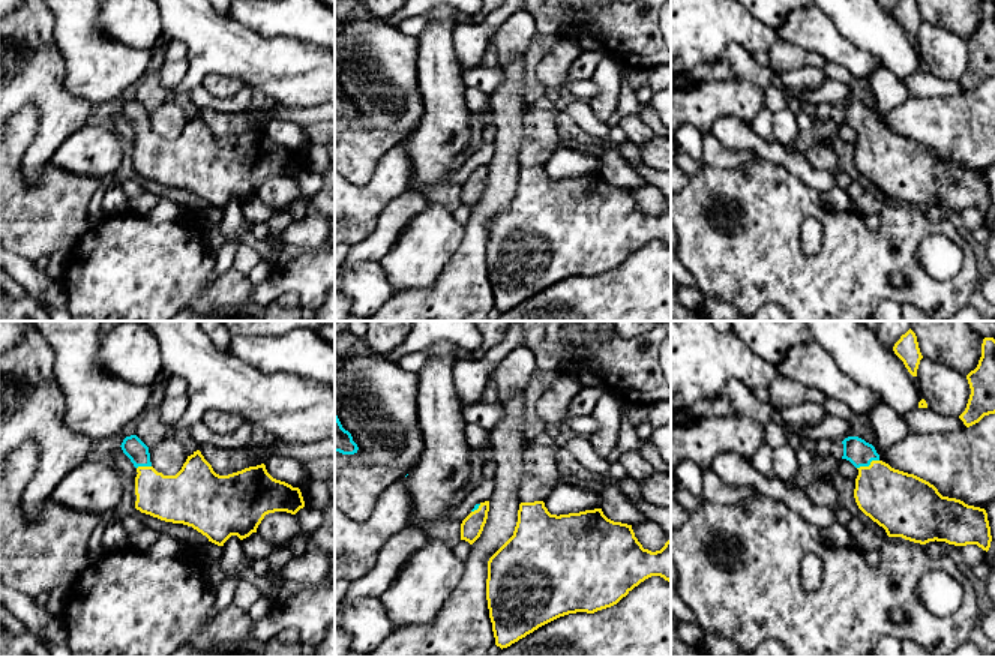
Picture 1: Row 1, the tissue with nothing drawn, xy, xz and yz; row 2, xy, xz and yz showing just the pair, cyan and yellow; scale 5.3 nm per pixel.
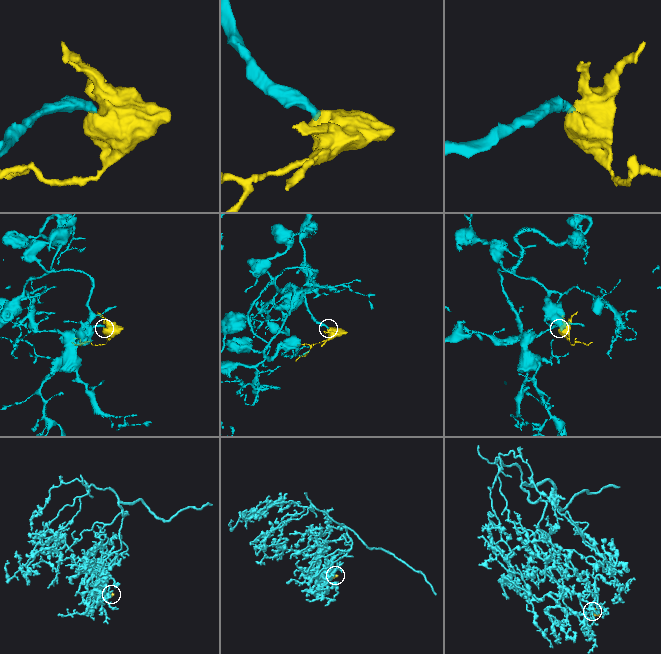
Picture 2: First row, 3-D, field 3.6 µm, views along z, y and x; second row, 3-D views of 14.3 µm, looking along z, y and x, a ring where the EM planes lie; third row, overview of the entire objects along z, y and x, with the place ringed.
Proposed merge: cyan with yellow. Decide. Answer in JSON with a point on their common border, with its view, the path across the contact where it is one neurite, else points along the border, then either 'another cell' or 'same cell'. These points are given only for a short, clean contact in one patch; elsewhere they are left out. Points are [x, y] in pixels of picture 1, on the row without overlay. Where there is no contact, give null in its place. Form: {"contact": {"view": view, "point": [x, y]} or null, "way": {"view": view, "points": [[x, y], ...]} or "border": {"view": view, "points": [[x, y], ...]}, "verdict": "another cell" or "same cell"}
{"contact": {"view": "yz", "point": [868, 129]}, "way": {"view": "yz", "points": [[860, 117], [868, 129], [875, 143], [898, 165]]}, "verdict": "same cell"}

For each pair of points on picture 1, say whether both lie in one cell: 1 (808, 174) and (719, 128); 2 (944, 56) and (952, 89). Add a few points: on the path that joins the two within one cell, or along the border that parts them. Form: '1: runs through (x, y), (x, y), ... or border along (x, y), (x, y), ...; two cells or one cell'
1: runs through (785, 156), (766, 150), (742, 135); one cell
2: border along (928, 71), (941, 78), (958, 81); two cells

